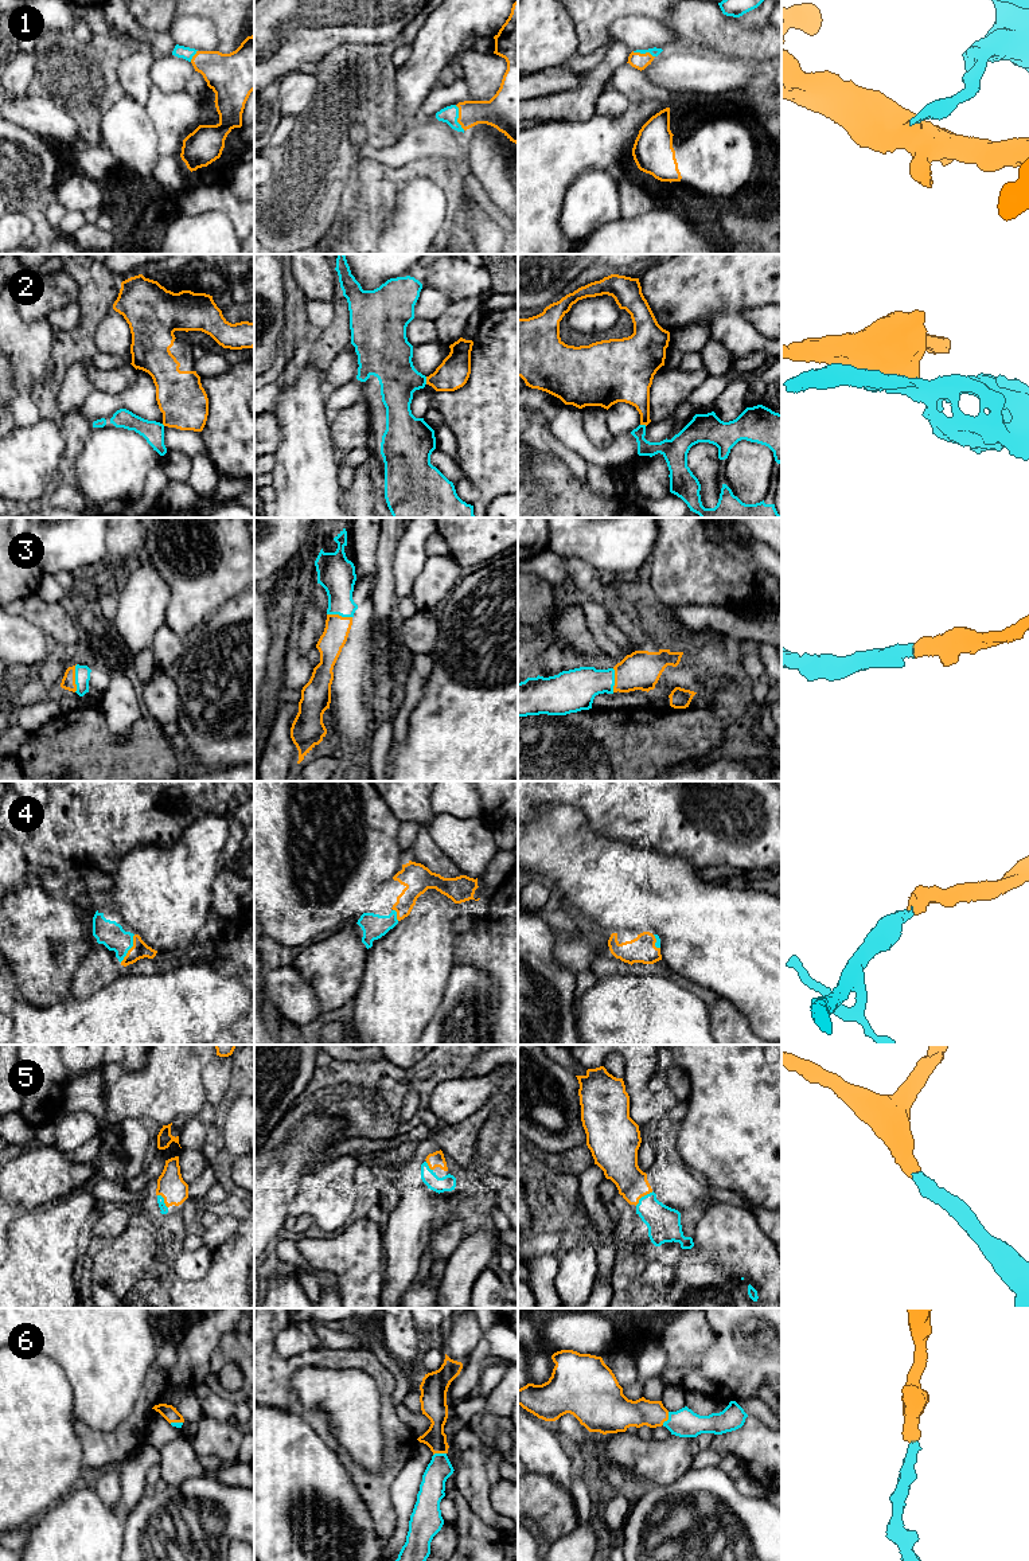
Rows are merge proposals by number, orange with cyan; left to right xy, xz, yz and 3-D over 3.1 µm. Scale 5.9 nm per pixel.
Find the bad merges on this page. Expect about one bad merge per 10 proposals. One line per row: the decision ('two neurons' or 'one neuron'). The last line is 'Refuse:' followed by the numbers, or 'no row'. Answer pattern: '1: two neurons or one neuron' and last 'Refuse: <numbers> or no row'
1: one neuron
2: two neurons
3: one neuron
4: one neuron
5: one neuron
6: one neuron
Refuse: 2

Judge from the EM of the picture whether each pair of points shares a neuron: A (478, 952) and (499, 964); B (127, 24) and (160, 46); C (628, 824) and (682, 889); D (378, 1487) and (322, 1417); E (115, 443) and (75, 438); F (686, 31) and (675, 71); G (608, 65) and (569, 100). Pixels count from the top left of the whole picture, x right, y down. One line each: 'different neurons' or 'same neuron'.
A: same neuron
B: same neuron
C: different neurons
D: same neuron
E: different neurons
F: different neurons
G: same neuron

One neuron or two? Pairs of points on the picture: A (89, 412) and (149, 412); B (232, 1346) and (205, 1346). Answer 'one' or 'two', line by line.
A: one
B: two

